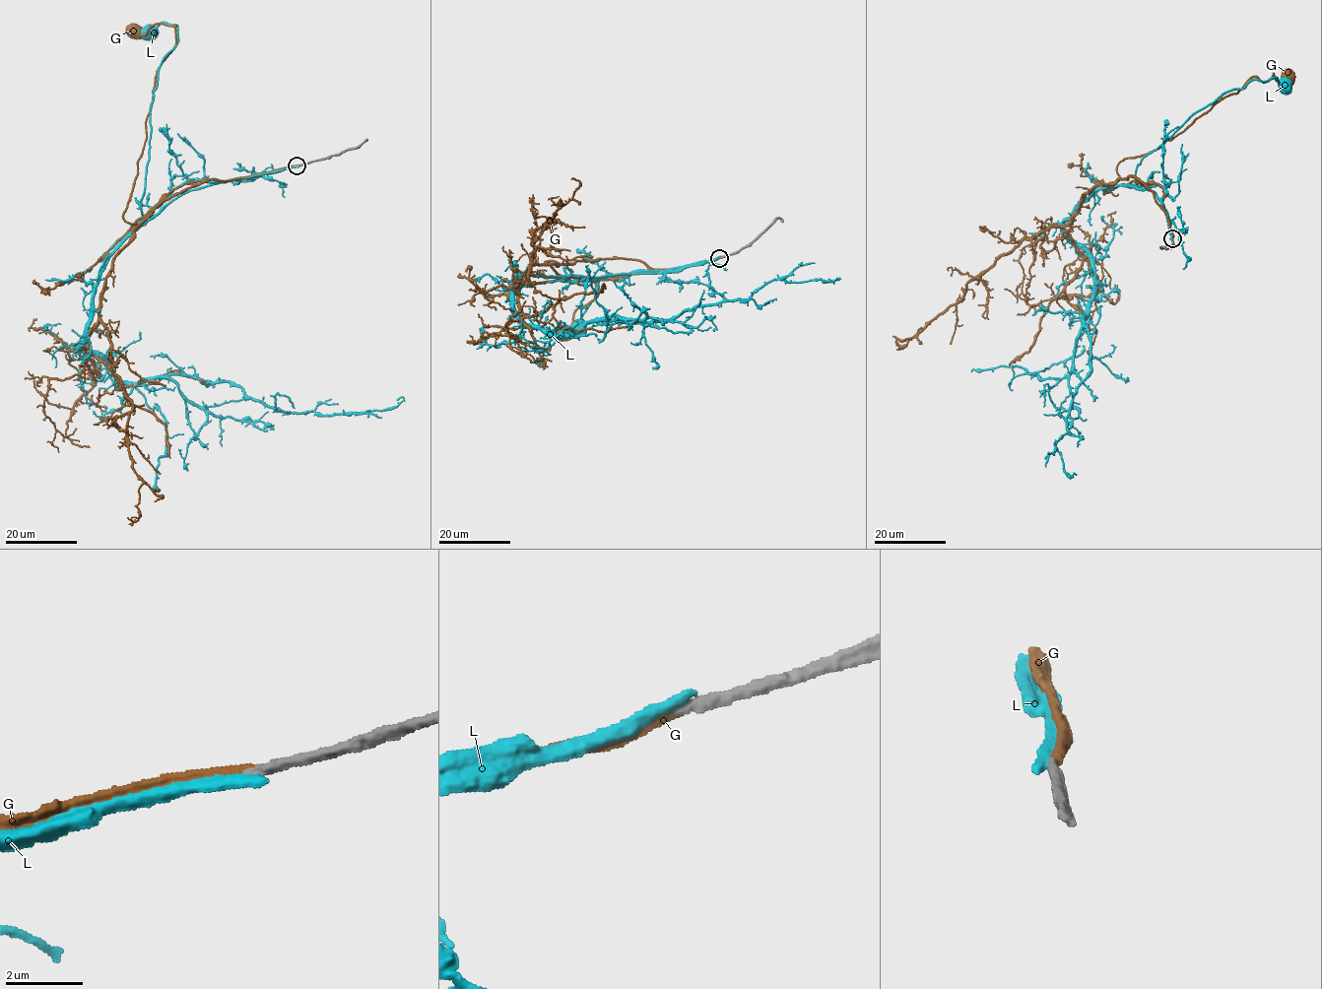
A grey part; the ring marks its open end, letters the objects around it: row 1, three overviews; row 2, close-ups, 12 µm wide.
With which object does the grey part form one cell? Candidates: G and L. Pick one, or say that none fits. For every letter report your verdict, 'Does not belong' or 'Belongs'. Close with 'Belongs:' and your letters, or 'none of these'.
G: Belongs
L: Does not belong
Belongs: G

